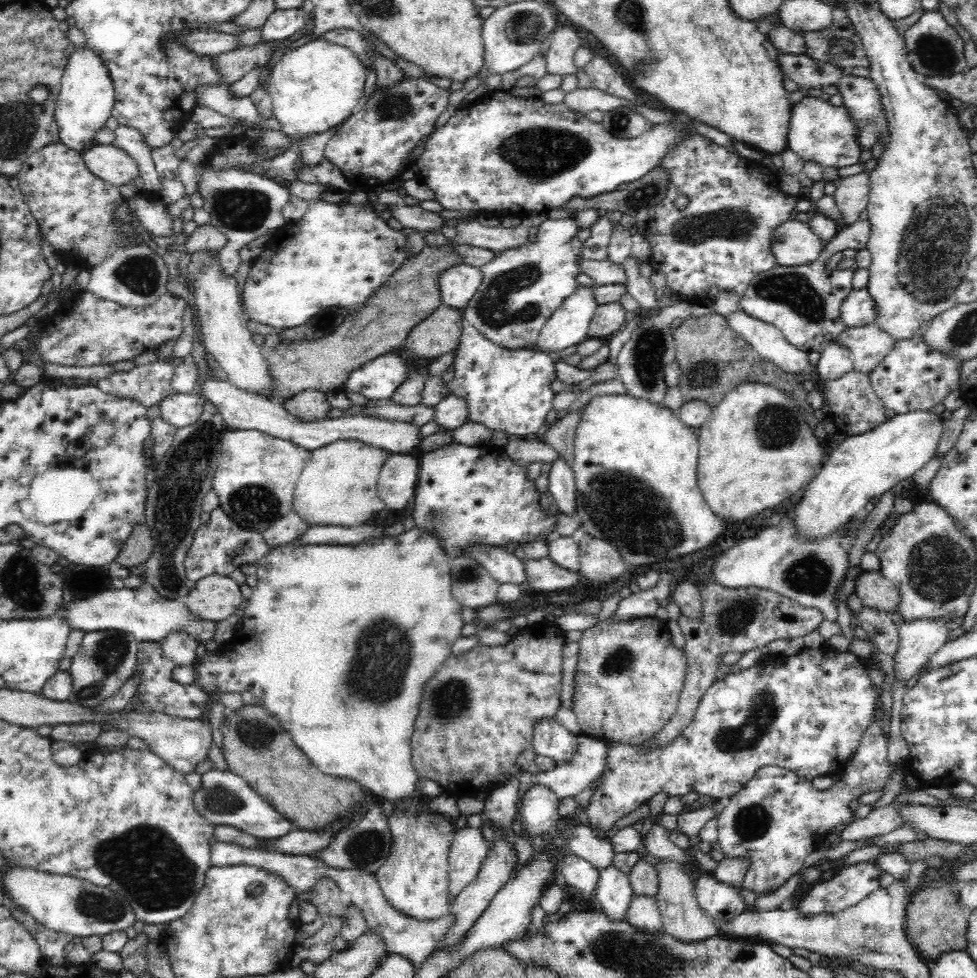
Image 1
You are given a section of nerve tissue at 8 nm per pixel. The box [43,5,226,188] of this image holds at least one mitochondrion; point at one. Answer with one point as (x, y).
(162, 48)

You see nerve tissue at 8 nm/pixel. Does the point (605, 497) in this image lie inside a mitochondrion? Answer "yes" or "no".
yes

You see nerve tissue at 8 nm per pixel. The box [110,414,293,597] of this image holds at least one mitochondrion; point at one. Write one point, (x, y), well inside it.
(255, 505)

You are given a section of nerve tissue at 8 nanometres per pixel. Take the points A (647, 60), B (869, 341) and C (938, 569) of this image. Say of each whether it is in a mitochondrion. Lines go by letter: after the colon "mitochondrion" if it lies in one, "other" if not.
A: mitochondrion
B: other
C: mitochondrion

